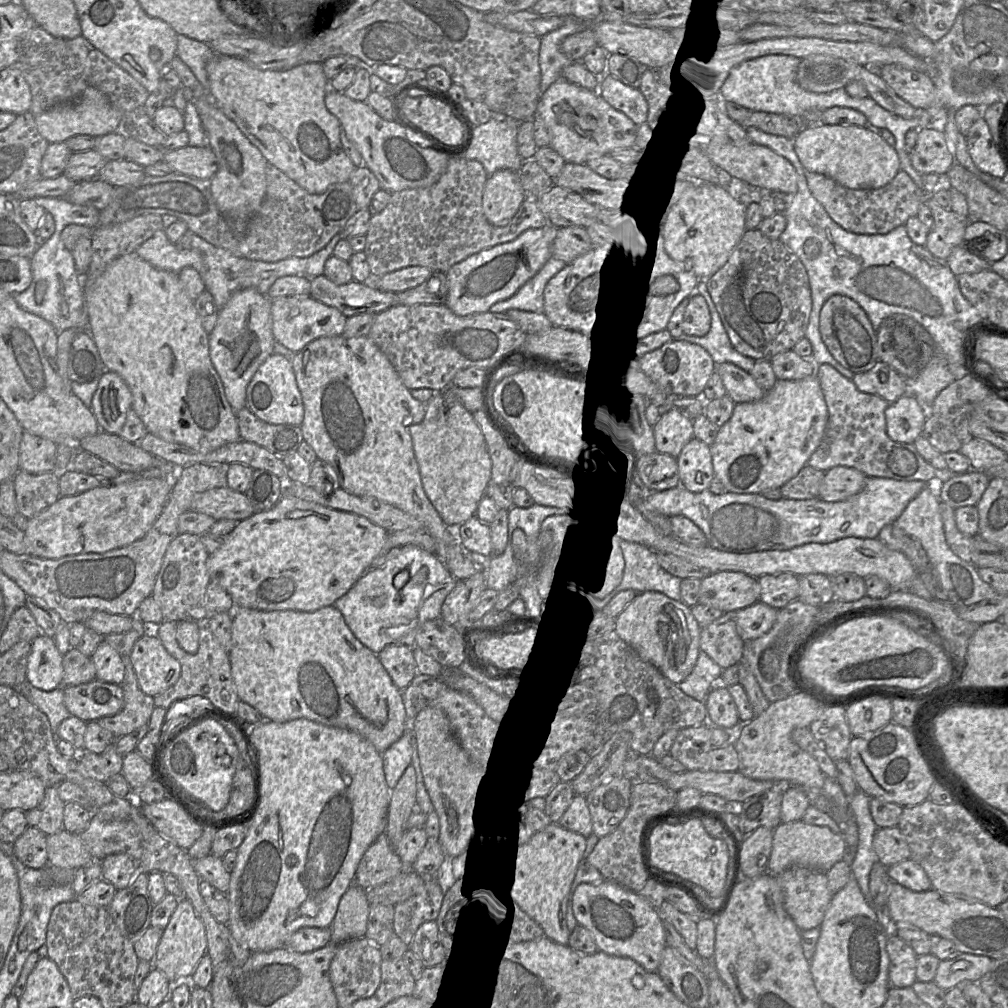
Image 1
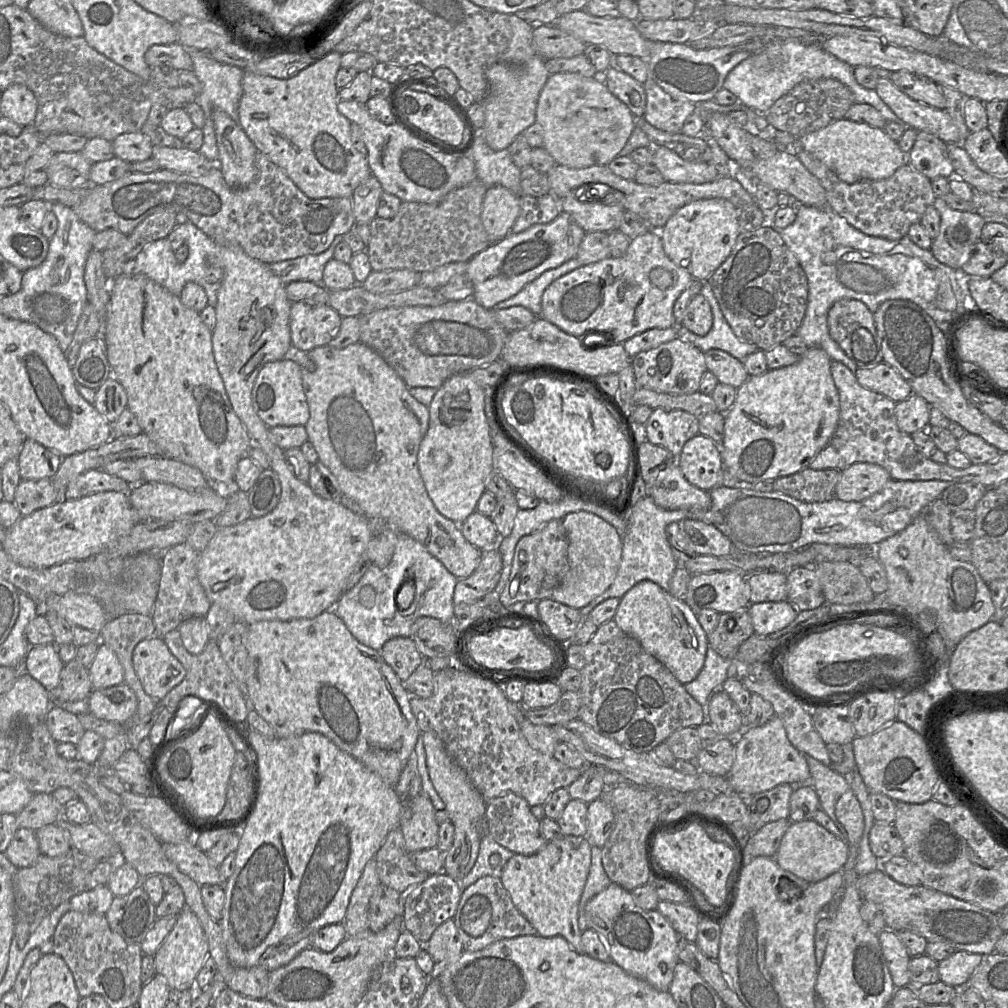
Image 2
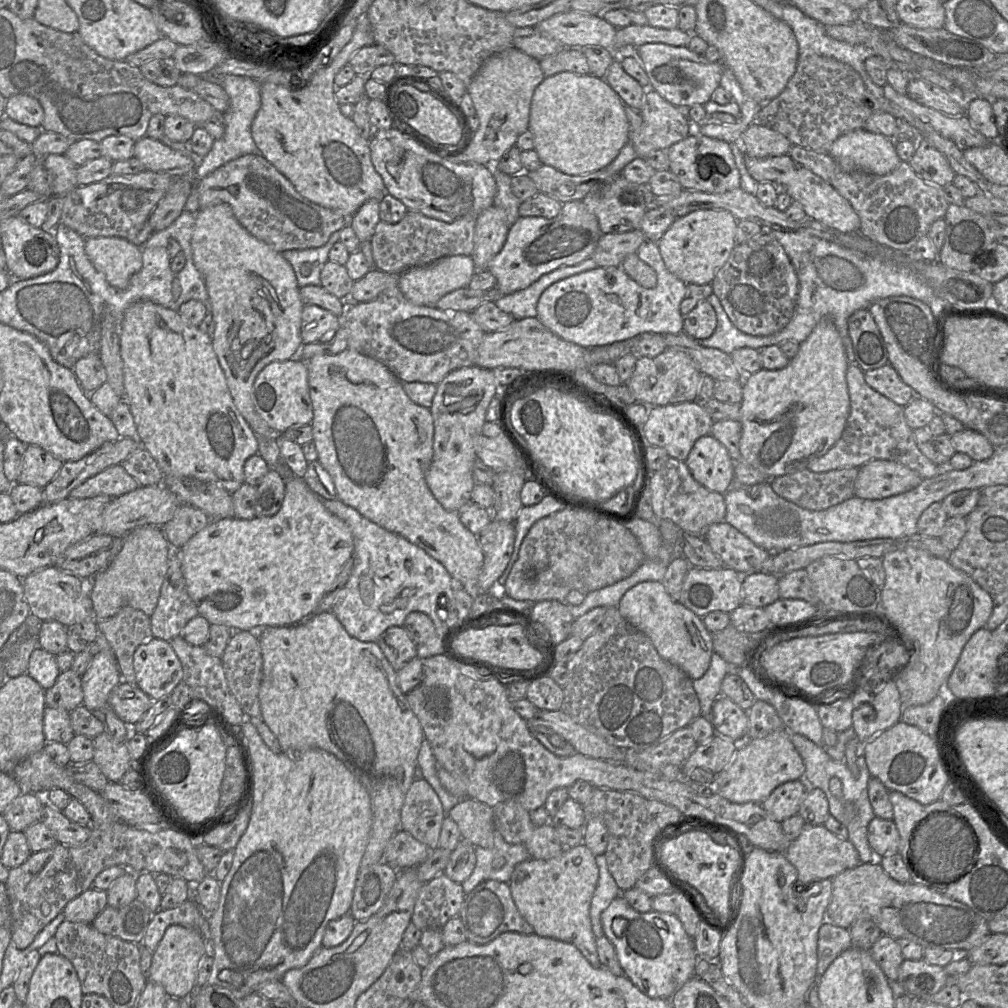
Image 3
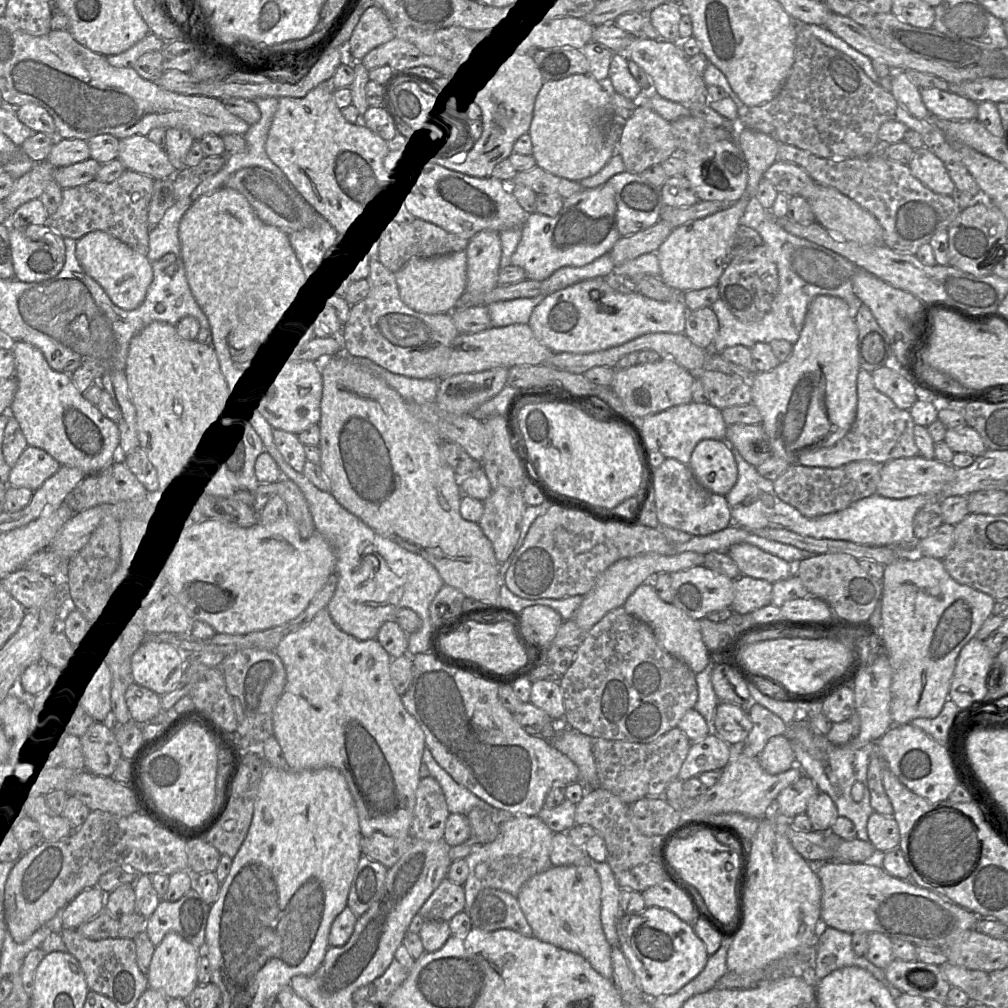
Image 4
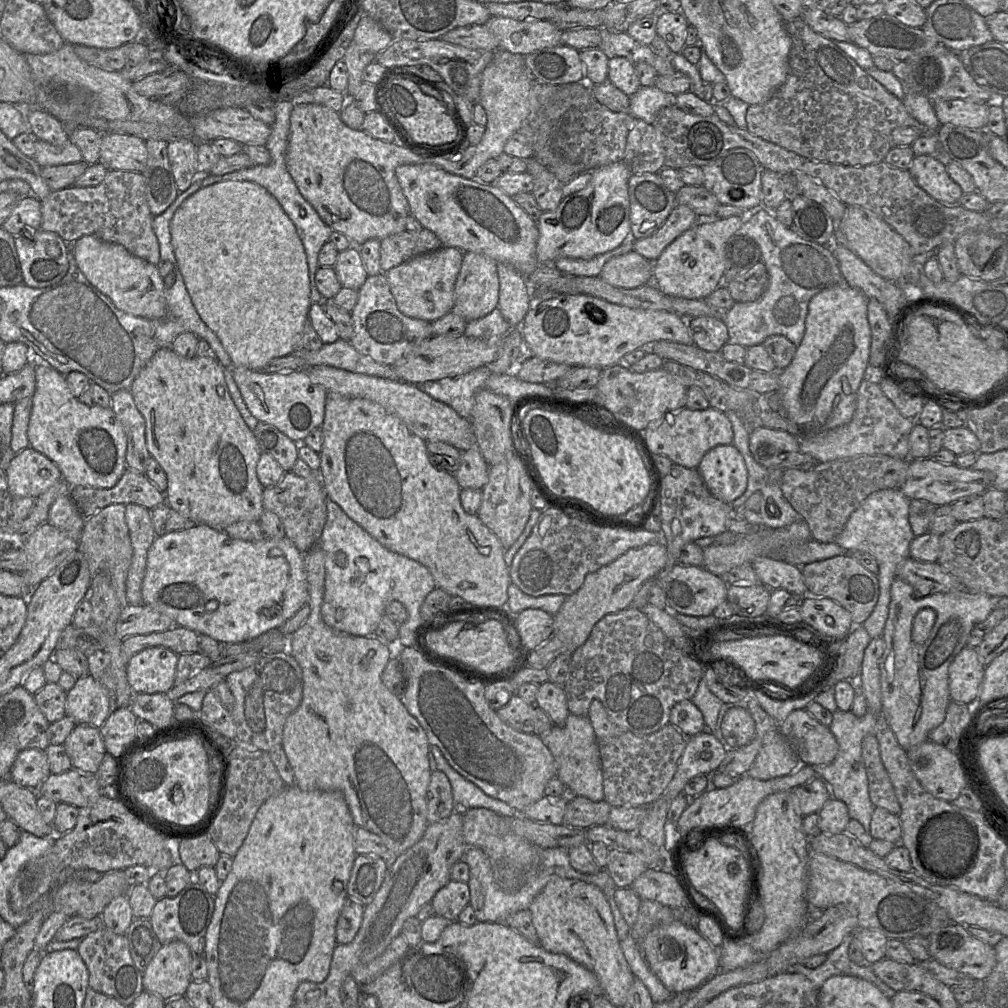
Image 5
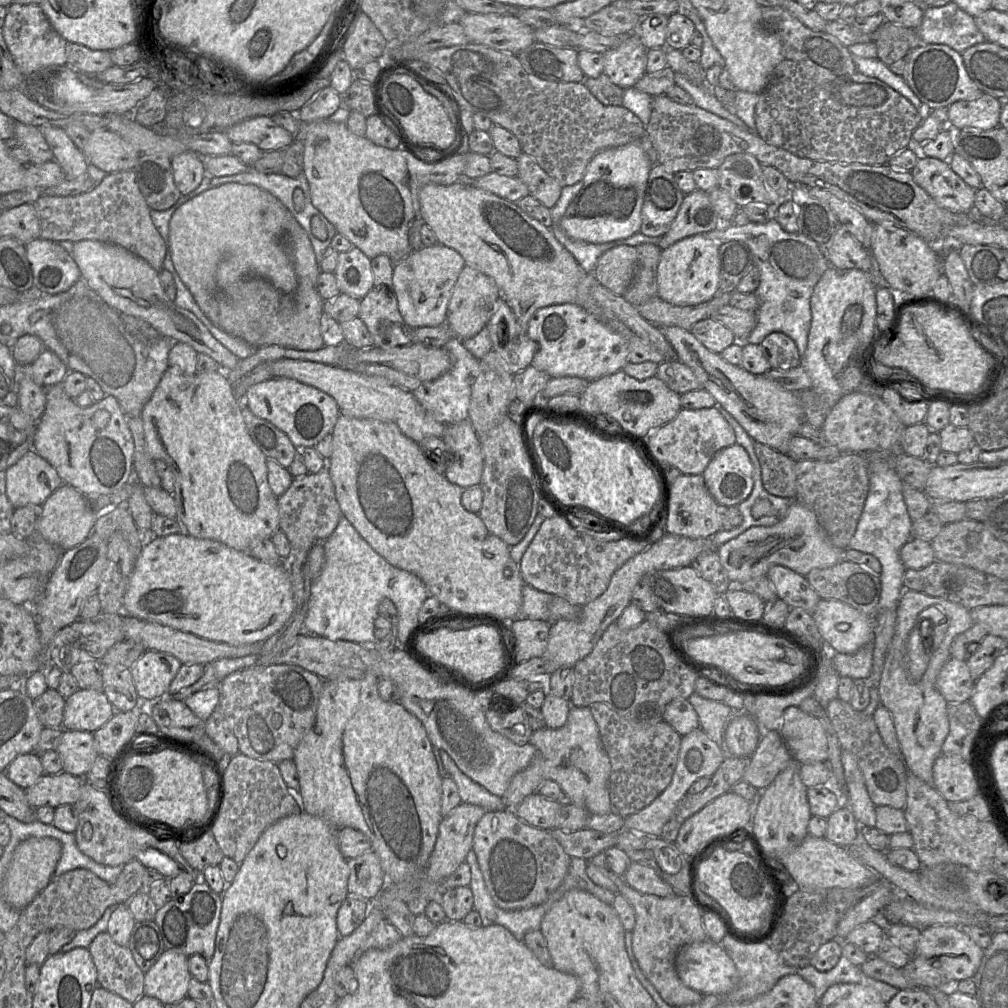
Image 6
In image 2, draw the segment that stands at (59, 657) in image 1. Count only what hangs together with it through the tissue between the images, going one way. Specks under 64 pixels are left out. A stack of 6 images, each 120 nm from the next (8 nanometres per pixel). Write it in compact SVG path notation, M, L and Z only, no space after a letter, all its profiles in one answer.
M54 643L30 646L24 660L24 671L52 692L59 683L64 667Z

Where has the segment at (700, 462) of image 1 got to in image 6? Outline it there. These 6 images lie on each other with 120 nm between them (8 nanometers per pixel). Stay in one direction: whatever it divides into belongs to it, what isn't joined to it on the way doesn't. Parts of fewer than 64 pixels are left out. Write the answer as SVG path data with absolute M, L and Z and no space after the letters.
M737 443L716 453L702 475L712 497L725 506L738 506L754 487L752 462Z

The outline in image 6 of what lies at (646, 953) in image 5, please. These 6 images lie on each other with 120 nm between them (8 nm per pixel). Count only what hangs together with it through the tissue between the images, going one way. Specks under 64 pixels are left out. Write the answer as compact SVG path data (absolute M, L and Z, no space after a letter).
M711 940L681 947L675 958L675 968L682 983L702 995L726 994L738 984L738 971L733 960L720 944Z

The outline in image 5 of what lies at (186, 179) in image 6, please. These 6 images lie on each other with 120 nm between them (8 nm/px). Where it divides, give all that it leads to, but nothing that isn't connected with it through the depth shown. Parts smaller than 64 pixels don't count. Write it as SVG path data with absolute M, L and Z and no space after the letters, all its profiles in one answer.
M179 139L167 143L168 158L179 193L189 188L197 173L197 142Z

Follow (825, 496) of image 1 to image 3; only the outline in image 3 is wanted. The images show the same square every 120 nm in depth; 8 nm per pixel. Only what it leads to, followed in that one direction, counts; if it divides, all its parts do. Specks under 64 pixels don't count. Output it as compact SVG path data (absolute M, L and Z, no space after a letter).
M872 460L858 469L854 496L879 500L917 487L922 478L910 468L891 460Z

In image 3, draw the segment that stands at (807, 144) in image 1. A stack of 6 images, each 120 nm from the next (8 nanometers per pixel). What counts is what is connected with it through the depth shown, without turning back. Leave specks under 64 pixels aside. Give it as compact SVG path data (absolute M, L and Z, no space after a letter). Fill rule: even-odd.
M752 123L736 141L743 155L755 158L782 156L793 144L781 133L758 123ZM864 129L840 136L832 145L832 156L844 171L887 175L901 163L895 141Z

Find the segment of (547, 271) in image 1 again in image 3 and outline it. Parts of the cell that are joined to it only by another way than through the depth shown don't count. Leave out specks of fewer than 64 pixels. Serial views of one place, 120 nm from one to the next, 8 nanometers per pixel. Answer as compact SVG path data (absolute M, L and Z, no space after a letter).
M592 258L574 266L559 267L550 273L544 274L527 288L505 295L497 300L495 304L500 310L511 314L515 320L537 317L539 298L548 287L560 280L597 267L597 263Z

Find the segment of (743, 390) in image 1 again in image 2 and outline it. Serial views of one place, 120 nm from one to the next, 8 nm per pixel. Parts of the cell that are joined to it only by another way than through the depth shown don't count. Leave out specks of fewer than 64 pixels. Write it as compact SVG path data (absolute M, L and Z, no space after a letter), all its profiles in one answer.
M711 349L704 352L704 356L707 370L721 383L738 389L749 377L743 362L726 351Z

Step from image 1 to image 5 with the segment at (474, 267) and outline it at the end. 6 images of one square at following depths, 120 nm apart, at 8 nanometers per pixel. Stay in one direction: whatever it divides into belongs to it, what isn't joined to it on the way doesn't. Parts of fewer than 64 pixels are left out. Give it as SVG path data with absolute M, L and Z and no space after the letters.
M623 161L592 171L586 187L563 197L554 211L543 212L537 221L539 237L536 257L539 264L552 264L558 258L591 259L617 248L631 232L628 181L631 170Z

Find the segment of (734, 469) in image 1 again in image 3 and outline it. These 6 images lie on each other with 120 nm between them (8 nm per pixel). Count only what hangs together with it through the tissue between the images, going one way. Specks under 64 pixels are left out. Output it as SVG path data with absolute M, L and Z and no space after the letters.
M821 319L789 364L778 370L762 368L745 375L740 403L742 427L739 449L744 462L768 478L807 469L808 464L824 455L841 437L850 413L850 398L846 381L849 363L845 347L834 323Z

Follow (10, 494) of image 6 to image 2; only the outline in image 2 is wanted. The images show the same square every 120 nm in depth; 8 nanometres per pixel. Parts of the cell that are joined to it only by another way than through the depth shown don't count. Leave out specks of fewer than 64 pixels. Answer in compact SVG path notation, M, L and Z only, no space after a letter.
M25 439L17 457L19 473L22 479L51 479L58 471L63 457L38 442Z

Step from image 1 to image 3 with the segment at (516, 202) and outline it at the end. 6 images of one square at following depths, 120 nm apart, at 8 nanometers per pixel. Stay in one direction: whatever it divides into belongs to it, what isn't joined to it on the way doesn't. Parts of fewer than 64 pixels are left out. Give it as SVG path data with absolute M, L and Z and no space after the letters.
M494 204L477 216L471 255L476 271L487 270L489 262L503 248L509 229L505 211Z

